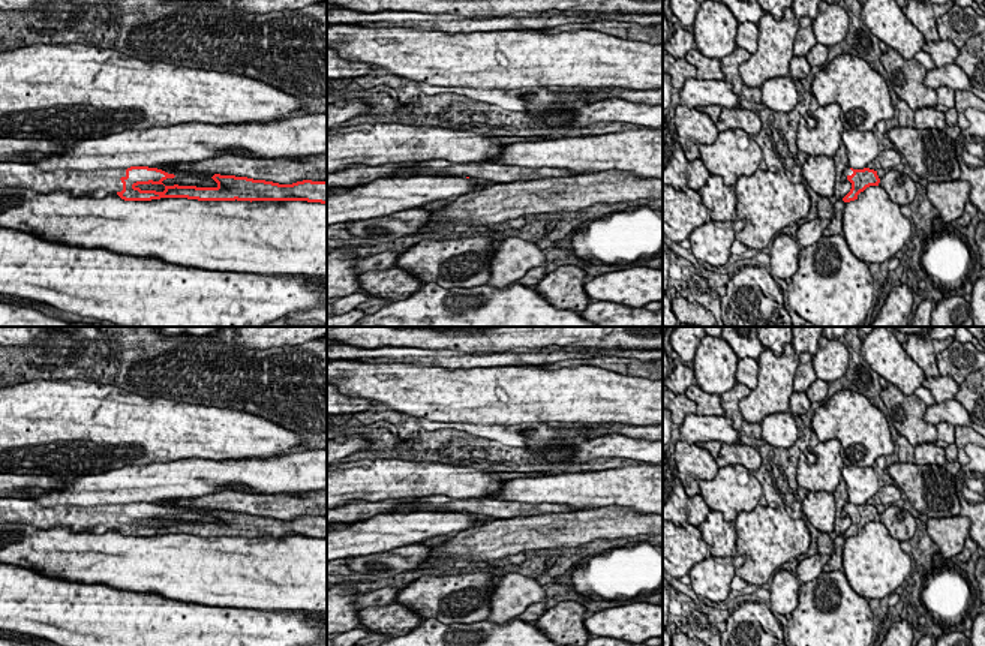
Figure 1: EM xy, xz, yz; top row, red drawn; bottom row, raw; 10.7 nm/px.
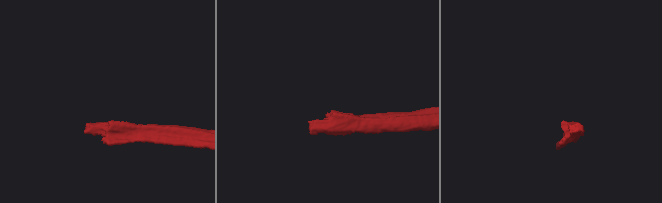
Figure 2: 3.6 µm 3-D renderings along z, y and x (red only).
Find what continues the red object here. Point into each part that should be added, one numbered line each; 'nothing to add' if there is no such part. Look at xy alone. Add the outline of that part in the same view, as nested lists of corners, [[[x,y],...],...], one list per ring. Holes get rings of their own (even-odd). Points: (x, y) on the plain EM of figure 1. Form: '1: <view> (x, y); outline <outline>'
1: xy (99, 519); outline [[[0,498],[0,523],[25,523],[37,529],[67,526],[73,532],[105,534],[123,526],[126,505],[42,507],[34,499]]]

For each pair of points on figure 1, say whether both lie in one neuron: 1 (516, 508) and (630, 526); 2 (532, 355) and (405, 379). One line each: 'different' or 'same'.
1: different
2: different

